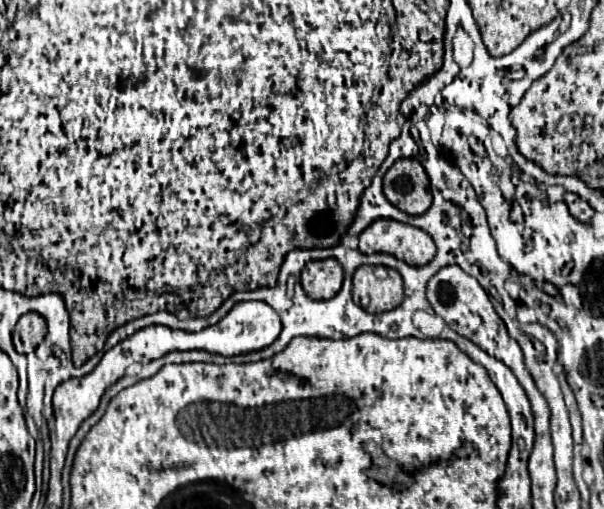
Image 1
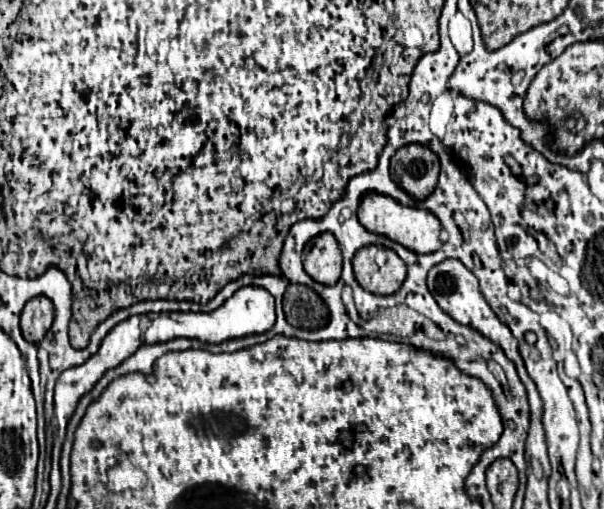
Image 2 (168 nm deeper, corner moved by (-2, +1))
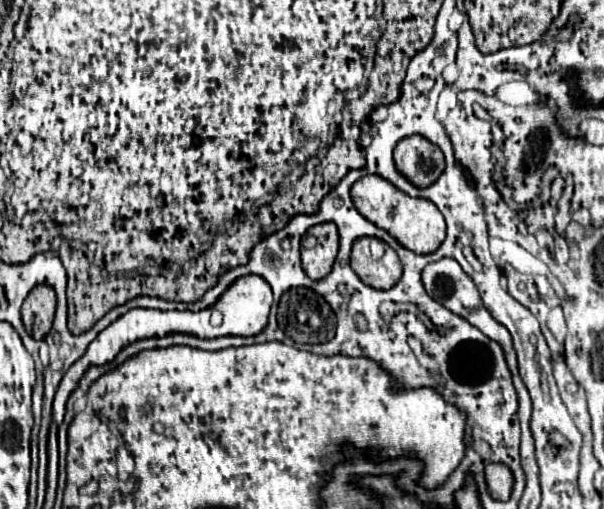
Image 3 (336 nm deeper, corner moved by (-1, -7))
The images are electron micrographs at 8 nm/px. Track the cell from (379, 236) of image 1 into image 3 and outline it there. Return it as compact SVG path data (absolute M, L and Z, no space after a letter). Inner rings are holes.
M362 176L354 182L350 196L354 194L354 206L362 216L366 216L370 222L374 222L378 228L384 228L390 232L402 246L406 246L412 252L426 254L434 252L446 238L446 222L442 212L436 208L434 202L426 198L412 198L406 196L402 190L394 188L388 180L382 180L382 176ZM388 212L394 212L394 218L388 218Z

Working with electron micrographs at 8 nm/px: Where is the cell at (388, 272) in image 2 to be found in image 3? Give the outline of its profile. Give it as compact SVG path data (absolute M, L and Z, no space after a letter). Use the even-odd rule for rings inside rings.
M364 236L354 240L350 260L352 270L360 276L360 280L378 290L392 288L402 276L398 254L375 237Z

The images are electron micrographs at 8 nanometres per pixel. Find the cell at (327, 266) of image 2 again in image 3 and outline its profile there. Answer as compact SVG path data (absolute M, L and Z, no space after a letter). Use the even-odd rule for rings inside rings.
M334 222L316 224L308 230L316 238L314 248L302 248L302 268L312 280L324 278L336 260L338 254L338 230Z

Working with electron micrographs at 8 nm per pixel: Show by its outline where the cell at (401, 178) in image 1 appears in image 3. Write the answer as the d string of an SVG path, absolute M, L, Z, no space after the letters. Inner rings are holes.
M418 134L398 142L394 148L394 162L396 168L420 188L434 184L444 170L442 150Z

